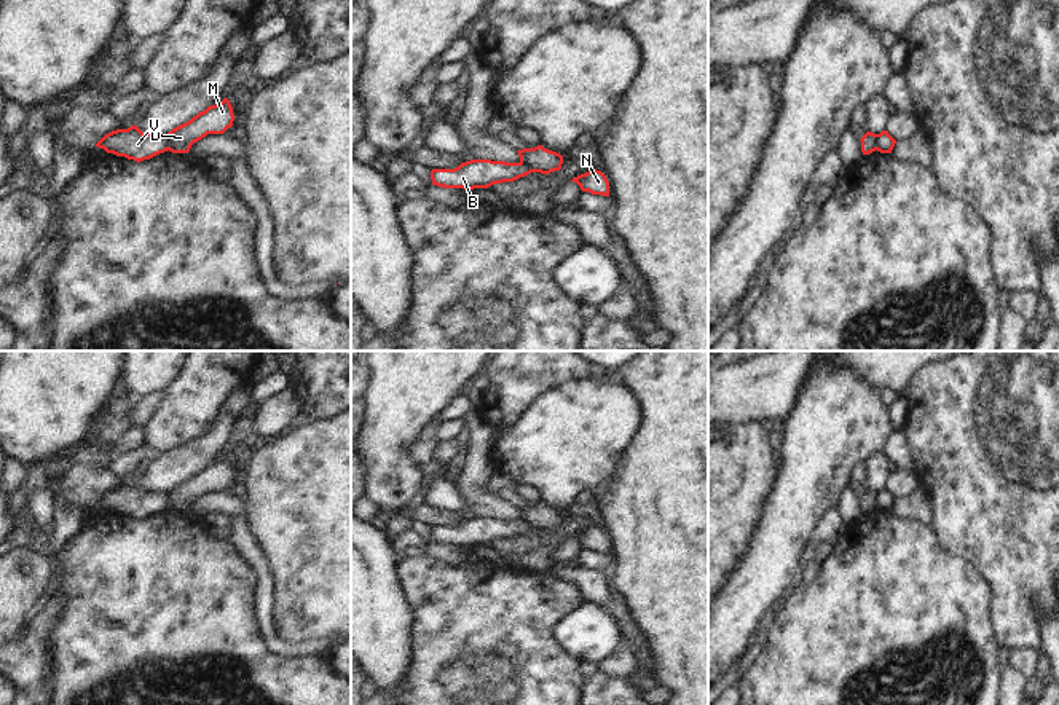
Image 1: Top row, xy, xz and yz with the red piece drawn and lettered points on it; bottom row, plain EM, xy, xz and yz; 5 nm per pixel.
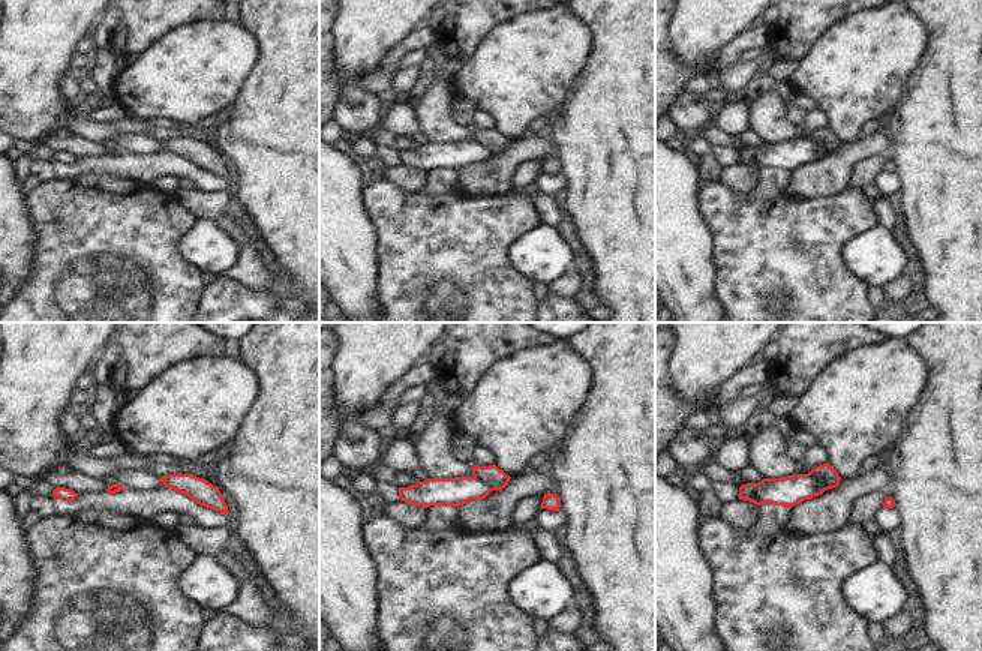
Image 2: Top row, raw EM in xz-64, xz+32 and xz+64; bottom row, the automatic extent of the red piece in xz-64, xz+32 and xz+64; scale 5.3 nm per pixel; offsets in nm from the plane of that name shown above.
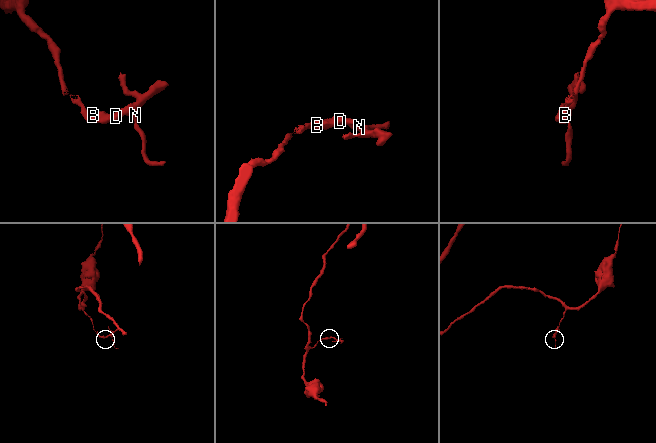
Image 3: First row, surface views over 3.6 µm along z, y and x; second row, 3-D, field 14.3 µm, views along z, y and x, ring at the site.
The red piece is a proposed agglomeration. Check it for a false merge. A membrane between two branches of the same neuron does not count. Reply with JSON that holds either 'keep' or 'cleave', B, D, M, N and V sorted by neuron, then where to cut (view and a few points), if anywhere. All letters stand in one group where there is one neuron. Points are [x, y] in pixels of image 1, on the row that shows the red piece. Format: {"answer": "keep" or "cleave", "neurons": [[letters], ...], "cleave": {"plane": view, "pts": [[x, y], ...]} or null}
{"answer": "cleave", "neurons": [["B", "V"], ["D", "M", "N"]], "cleave": {"plane": "xy", "pts": [[165, 134], [168, 149]]}}

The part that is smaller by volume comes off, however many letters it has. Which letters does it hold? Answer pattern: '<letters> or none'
D, M, N

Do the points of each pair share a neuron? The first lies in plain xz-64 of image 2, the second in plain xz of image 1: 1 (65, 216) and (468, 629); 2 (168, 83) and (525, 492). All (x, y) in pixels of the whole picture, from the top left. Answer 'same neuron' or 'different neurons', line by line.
1: same neuron
2: different neurons

